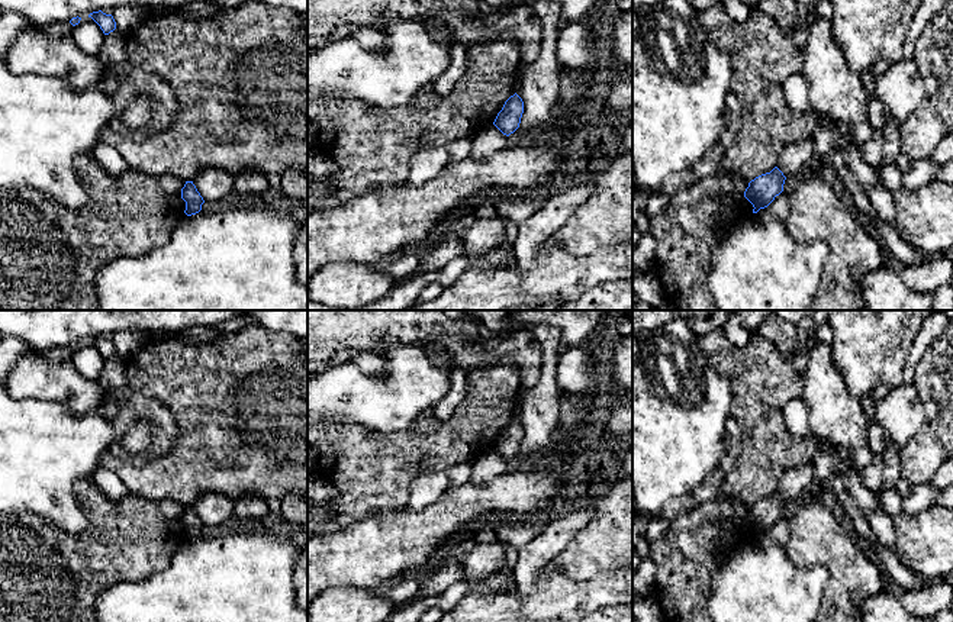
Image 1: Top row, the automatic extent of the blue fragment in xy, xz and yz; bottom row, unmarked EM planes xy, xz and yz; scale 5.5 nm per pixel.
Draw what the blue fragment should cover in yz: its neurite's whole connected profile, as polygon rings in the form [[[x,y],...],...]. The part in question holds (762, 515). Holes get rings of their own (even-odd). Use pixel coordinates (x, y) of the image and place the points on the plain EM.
[[[775,492],[748,507],[744,522],[753,529],[753,538],[767,532],[783,516],[786,502]]]

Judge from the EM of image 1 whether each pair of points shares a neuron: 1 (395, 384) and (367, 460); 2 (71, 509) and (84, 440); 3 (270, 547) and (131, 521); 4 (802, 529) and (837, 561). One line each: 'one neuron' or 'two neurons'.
1: two neurons
2: one neuron
3: two neurons
4: one neuron

